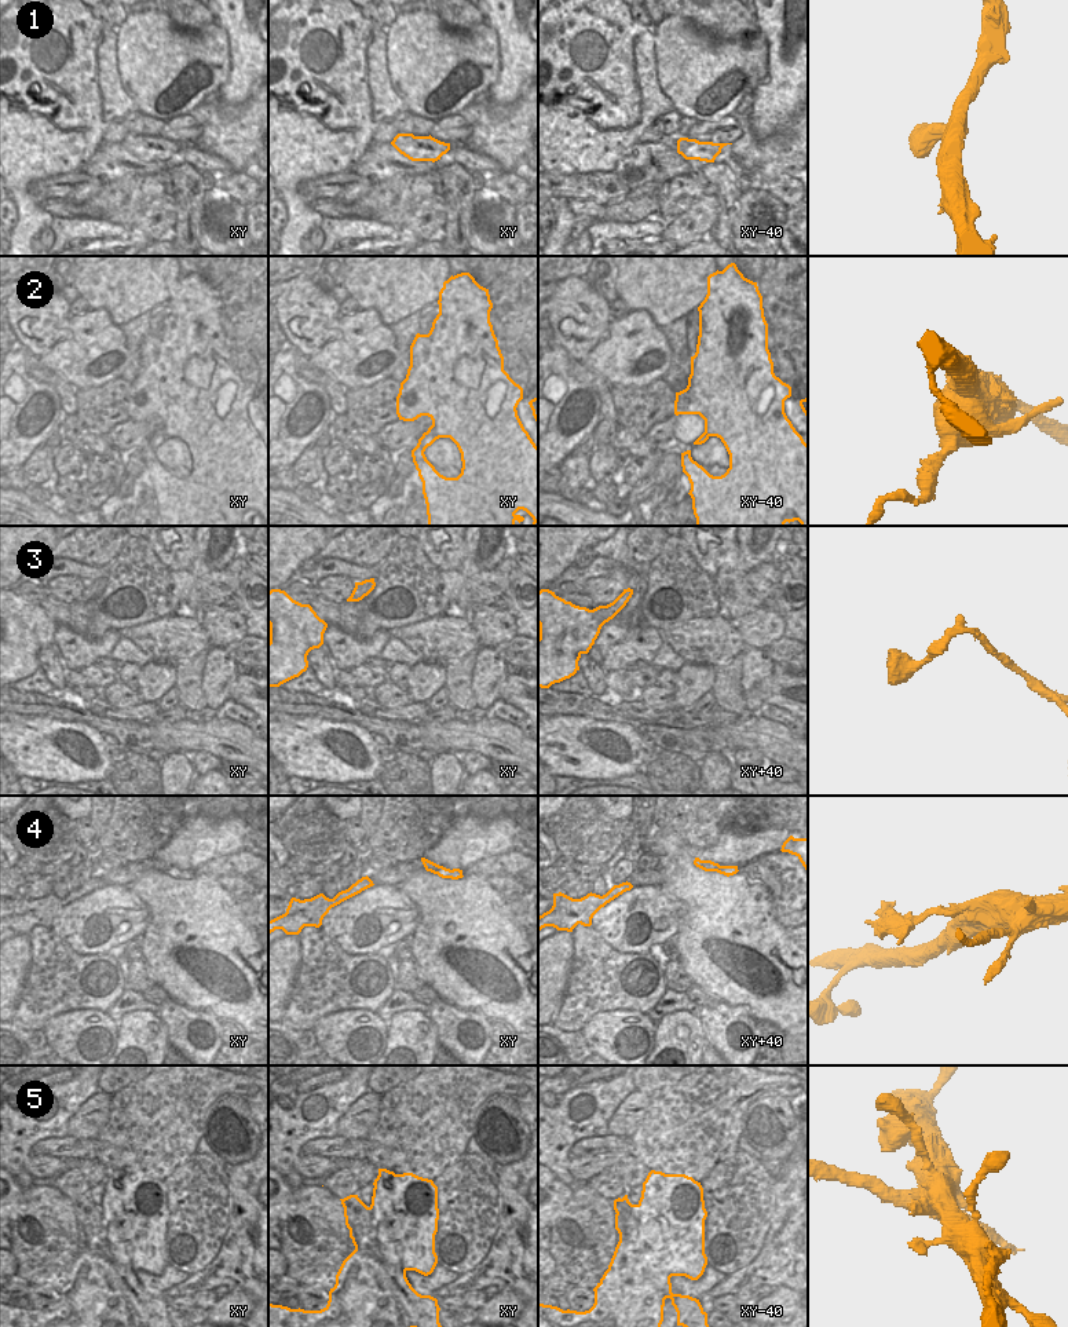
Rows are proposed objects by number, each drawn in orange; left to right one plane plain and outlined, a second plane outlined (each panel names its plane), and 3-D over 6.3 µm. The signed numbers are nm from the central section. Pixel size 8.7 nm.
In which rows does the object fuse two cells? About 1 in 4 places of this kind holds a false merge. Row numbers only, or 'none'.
2, 4, 5.

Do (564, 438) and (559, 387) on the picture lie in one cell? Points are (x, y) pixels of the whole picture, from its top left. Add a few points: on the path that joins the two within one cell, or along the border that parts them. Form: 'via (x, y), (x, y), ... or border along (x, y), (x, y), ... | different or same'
via (556, 426), (556, 399) | same

